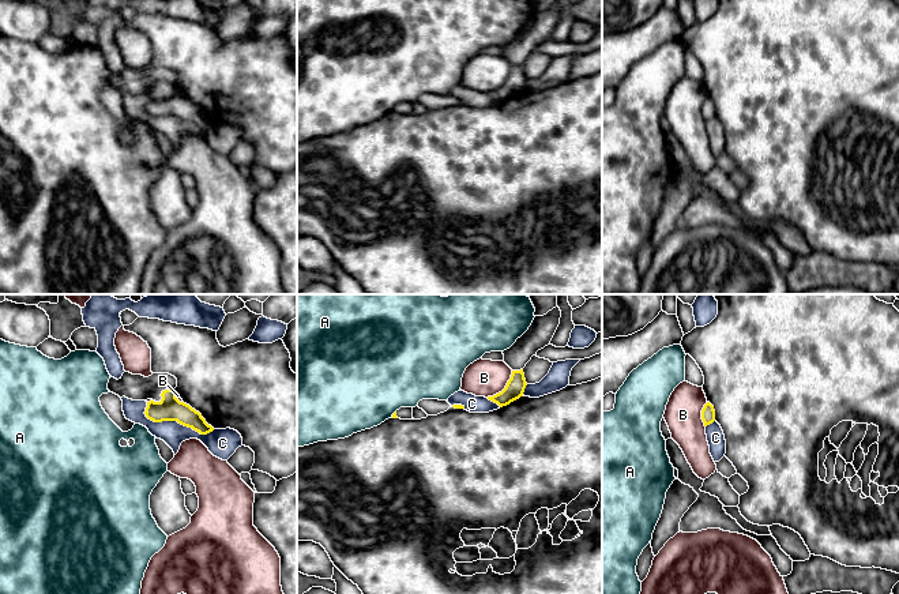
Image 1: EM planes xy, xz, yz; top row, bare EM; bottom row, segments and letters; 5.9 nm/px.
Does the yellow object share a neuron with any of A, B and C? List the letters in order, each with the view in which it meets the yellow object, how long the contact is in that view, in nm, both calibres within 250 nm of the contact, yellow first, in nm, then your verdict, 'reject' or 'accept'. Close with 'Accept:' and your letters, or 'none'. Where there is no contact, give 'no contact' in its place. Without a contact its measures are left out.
A: xz | 50 nm | 30/500 nm | reject
B: xz | 220 nm | 110/220 nm | reject
C: xy | 440 nm | 140/140 nm | reject
Accept: none

